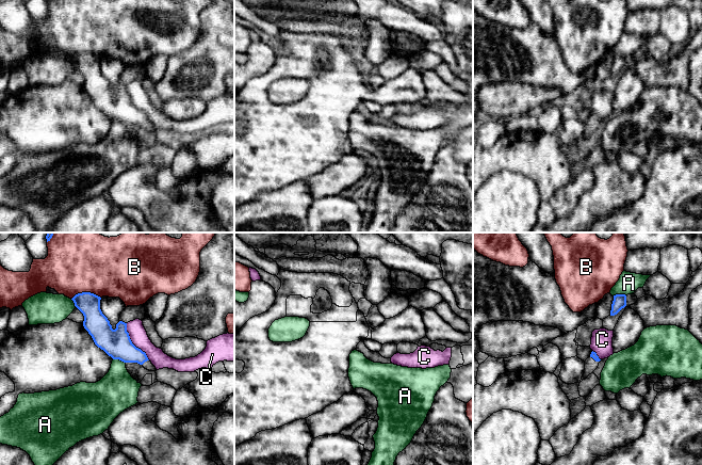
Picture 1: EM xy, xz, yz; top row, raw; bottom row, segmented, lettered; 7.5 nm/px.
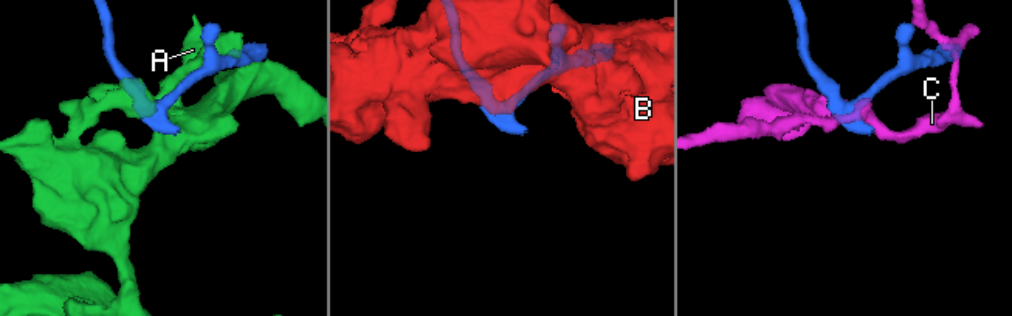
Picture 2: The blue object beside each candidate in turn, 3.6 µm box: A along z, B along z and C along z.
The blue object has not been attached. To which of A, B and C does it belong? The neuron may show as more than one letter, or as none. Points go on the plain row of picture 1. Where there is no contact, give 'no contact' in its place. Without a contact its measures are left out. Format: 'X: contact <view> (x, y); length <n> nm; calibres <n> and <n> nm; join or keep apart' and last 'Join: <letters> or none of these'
A: contact yz (619, 55); length 100 nm; calibres 100 and 160 nm; keep apart
B: contact xy (85, 53); length 220 nm; calibres 180 and 440 nm; keep apart
C: contact xy (131, 103); length 340 nm; calibres 220 and 130 nm; keep apart
Join: none of these

